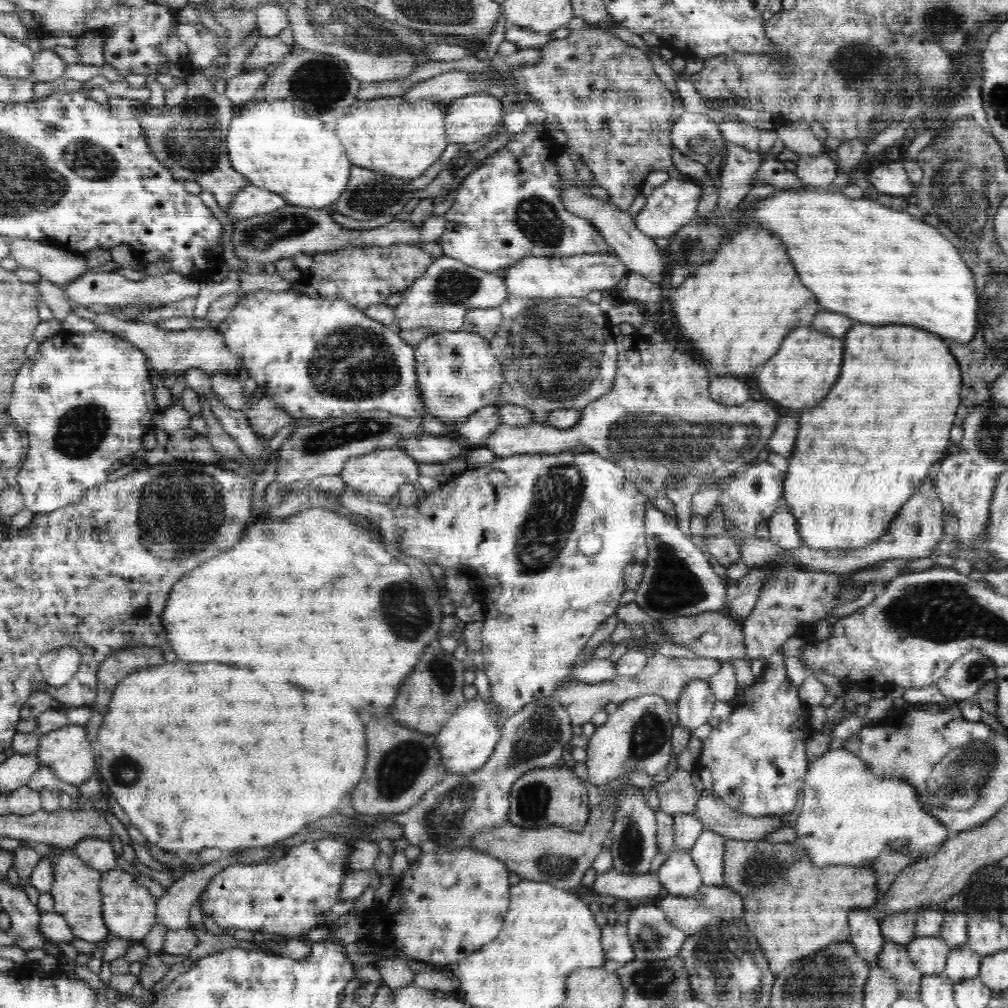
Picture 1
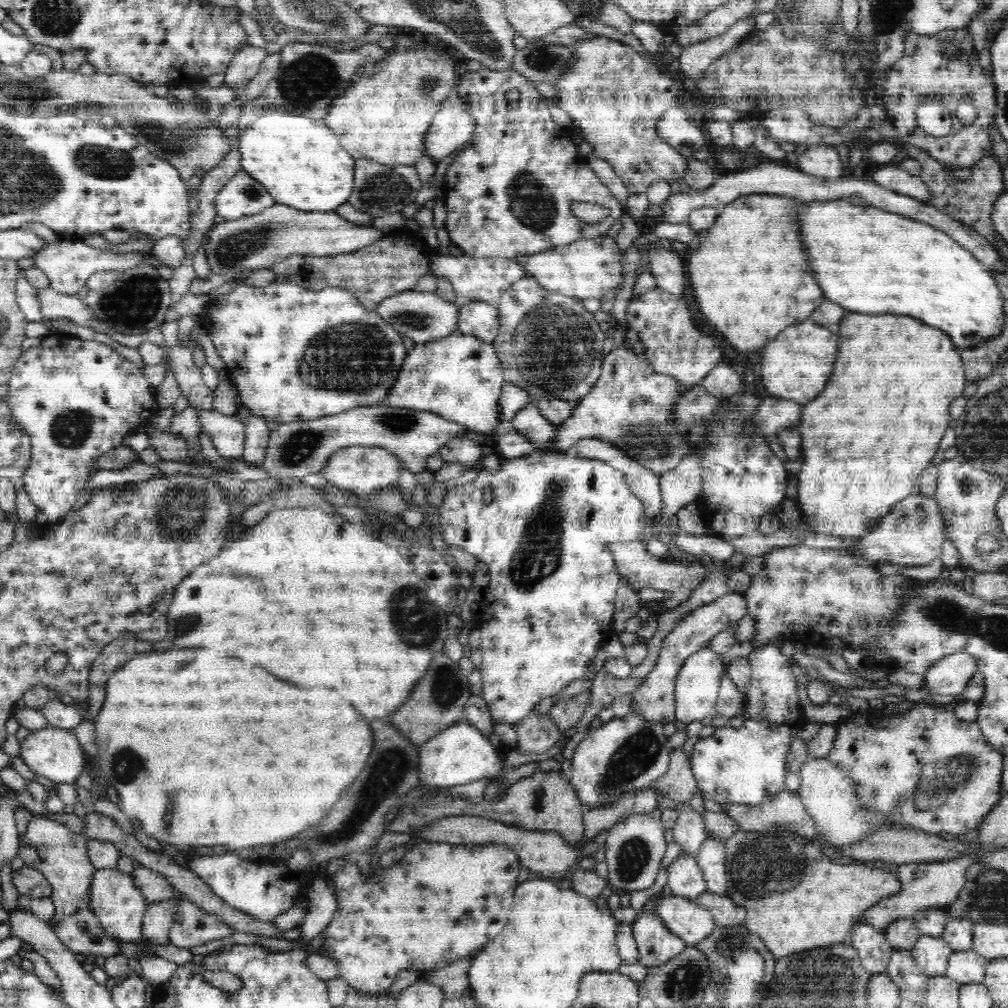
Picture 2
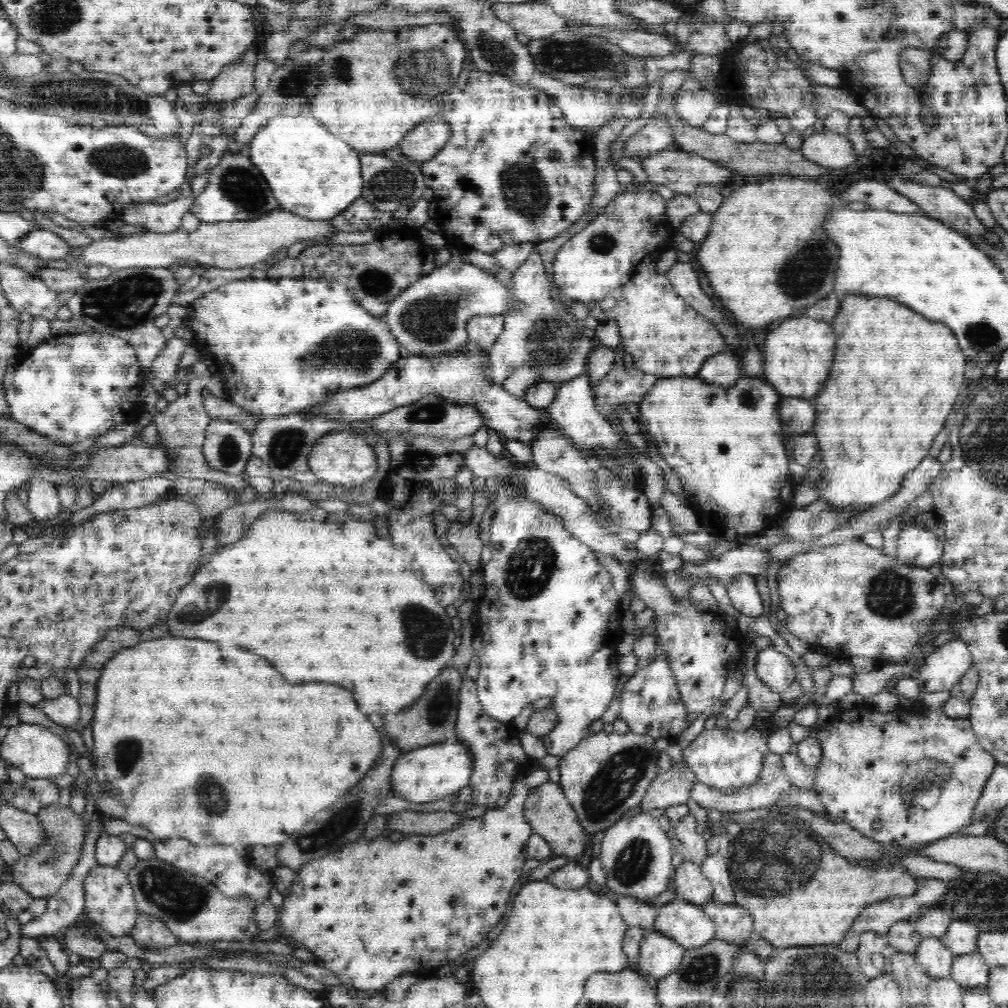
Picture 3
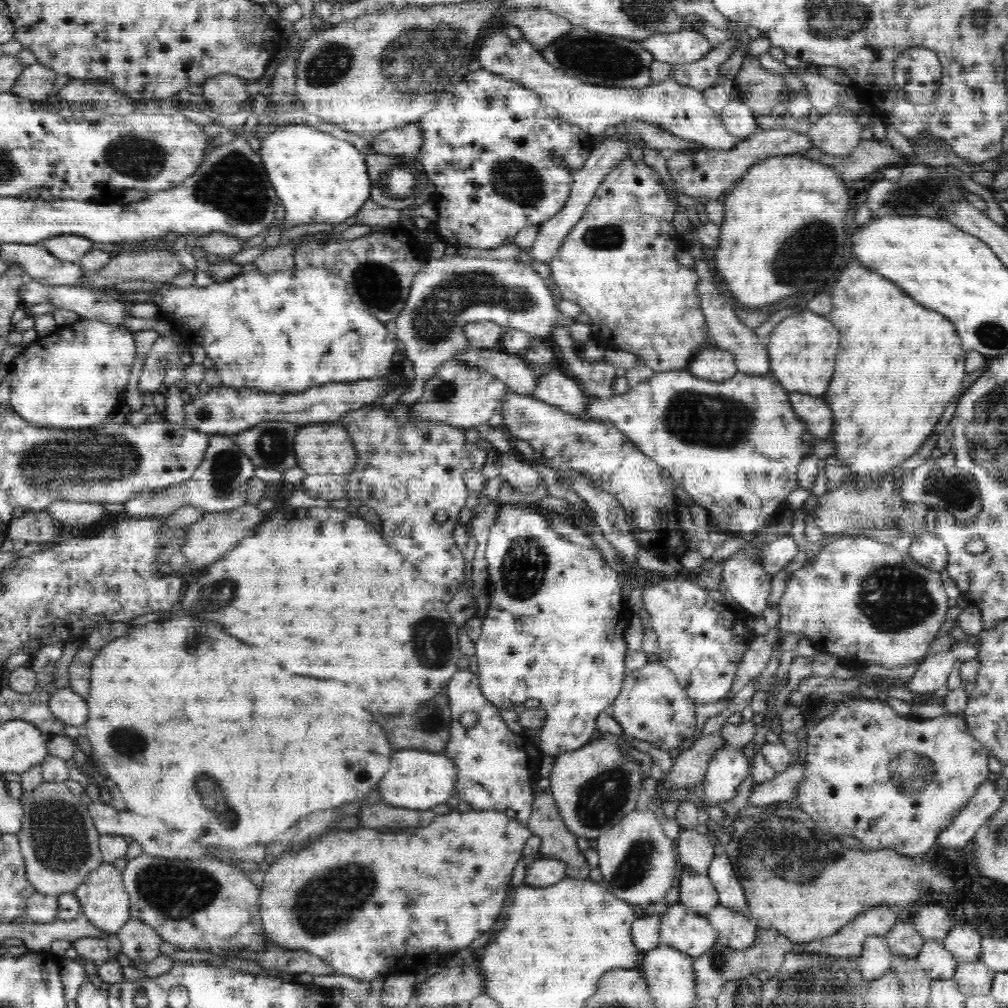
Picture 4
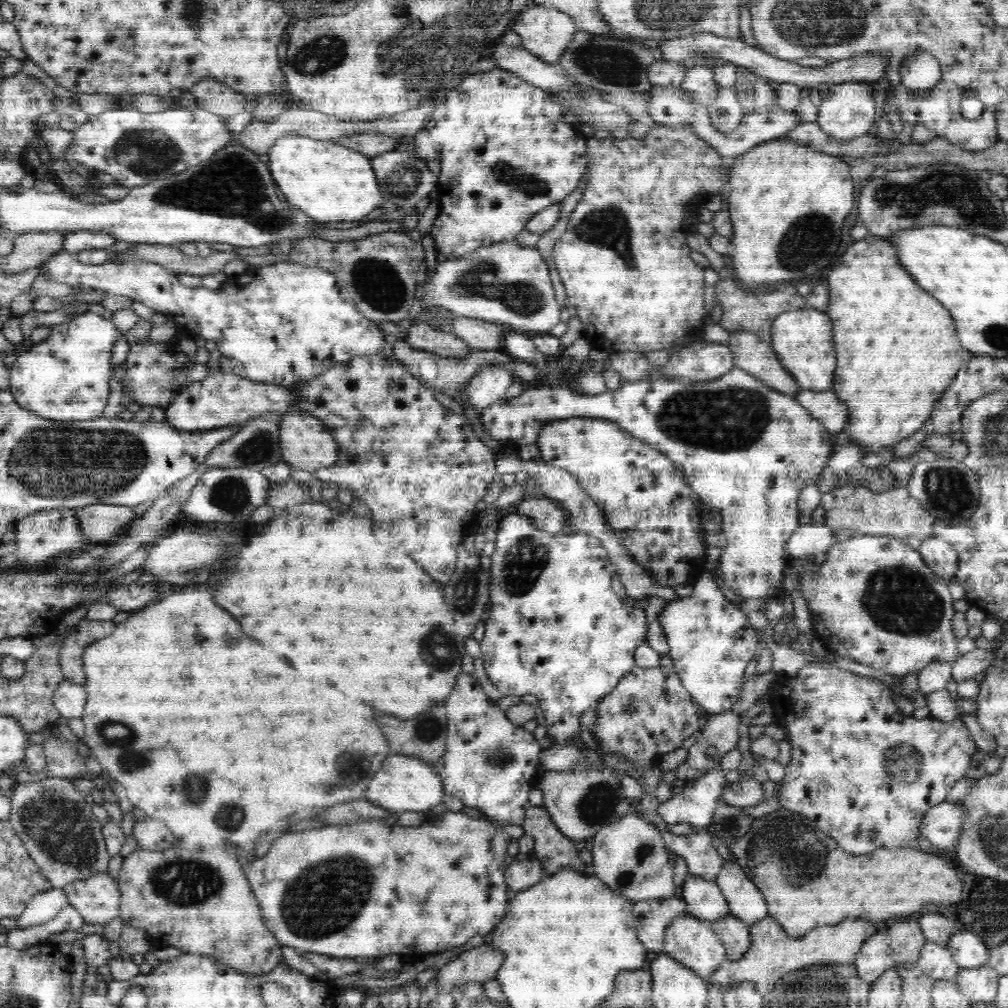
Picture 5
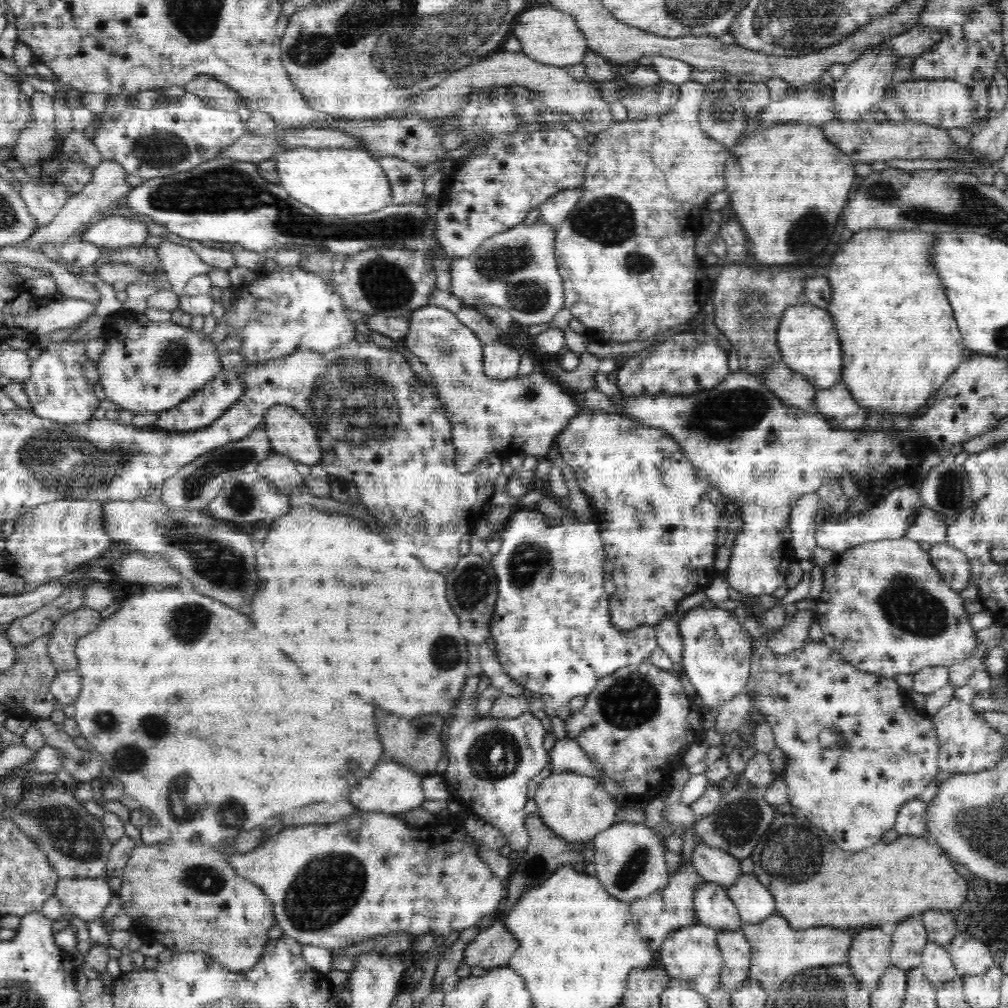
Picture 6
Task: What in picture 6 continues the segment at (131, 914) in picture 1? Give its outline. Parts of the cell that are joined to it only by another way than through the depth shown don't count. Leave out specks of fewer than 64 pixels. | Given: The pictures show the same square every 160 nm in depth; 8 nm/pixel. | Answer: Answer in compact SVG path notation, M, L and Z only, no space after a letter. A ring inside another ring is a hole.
M104 876L100 878L60 878L55 895L70 907L76 921L102 918L106 906L114 898L112 888Z

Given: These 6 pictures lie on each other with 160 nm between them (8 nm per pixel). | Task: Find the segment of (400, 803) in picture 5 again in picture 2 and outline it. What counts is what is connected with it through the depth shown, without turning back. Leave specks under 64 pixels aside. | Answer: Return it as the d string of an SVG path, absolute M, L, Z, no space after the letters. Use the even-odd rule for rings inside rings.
M462 722L451 724L446 730L438 732L436 736L420 746L420 760L418 762L418 777L421 786L444 788L458 786L481 778L498 775L503 768L504 761L500 760L497 751L487 736L476 729L472 723Z

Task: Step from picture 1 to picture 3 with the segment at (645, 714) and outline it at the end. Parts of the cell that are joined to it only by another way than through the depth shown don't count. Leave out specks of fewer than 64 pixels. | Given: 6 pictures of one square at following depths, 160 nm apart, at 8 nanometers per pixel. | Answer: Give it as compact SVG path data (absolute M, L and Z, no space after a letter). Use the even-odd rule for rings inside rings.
M600 731L584 738L578 746L572 748L568 754L562 757L559 764L559 785L562 787L566 799L570 801L570 805L574 807L580 825L589 834L605 831L615 822L624 818L627 810L640 804L648 787L652 784L652 780L661 772L658 765L661 751L656 748L656 741L652 736L632 731L624 734L618 734L616 731L610 733Z

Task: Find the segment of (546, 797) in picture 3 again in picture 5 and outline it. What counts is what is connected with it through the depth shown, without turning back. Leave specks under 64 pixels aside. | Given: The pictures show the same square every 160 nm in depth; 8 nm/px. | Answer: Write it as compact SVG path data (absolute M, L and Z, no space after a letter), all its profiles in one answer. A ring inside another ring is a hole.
M531 806L522 827L525 834L534 839L533 858L542 863L548 875L556 874L562 869L585 874L586 864L580 859L574 840L560 832L544 806Z

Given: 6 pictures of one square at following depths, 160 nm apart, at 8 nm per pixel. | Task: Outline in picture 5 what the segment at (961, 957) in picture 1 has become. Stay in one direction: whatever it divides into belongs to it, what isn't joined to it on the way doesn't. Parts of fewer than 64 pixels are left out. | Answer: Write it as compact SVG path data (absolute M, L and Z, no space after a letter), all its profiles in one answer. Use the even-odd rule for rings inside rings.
M984 965L972 969L961 968L954 982L972 1005L990 1004L996 1000L1000 978L990 966Z

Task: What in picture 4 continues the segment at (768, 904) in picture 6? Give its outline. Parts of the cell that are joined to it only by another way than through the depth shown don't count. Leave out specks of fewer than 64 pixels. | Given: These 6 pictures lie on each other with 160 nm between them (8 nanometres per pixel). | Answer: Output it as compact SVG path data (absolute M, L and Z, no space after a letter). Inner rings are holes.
M723 851L716 853L707 875L718 891L720 905L749 916L749 906L743 886L740 886L732 863Z

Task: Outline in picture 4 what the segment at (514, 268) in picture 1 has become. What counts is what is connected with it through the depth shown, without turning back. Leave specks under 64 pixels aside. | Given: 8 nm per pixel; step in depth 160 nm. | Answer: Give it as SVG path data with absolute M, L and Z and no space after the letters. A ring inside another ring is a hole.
M630 156L624 158L616 168L612 168L608 172L608 176L604 178L604 182L598 186L595 192L596 196L588 204L588 208L584 211L584 216L572 227L570 234L564 238L564 242L562 242L560 248L556 251L549 266L553 280L559 287L562 298L575 302L578 306L581 306L583 312L588 314L591 321L591 336L605 350L616 348L625 350L626 352L632 352L632 354L635 354L639 358L640 362L654 370L655 373L672 370L686 371L690 360L706 346L704 342L708 340L709 328L704 313L700 308L699 296L696 296L697 280L700 278L694 268L682 258L685 245L676 239L678 233L674 225L672 225L672 218L676 214L677 205L667 196L662 185L660 185L656 178L658 178L656 171L648 167L644 161L634 163Z

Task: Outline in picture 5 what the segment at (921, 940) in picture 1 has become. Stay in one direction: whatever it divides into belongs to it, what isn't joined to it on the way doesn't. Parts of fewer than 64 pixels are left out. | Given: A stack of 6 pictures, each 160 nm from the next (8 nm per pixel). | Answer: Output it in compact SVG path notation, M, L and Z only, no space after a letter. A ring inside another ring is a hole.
M926 942L922 948L920 958L916 963L920 971L932 981L954 981L961 970L952 957L952 952L944 945Z

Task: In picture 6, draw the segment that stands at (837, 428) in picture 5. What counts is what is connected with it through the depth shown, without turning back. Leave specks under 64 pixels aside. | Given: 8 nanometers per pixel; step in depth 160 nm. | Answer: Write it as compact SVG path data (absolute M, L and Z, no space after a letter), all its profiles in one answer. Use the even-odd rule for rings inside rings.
M841 381L830 388L816 388L813 411L826 419L836 418L839 428L850 430L859 429L870 413L857 405L850 391Z

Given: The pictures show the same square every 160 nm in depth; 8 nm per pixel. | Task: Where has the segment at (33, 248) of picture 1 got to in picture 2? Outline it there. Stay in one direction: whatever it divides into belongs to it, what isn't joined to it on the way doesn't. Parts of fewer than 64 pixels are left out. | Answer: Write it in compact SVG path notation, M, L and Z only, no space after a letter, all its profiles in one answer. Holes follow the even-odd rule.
M59 239L56 243L44 245L29 257L34 262L34 267L39 268L46 274L49 286L60 294L82 294L85 291L86 282L91 274L100 271L123 271L143 264L144 258L156 259L154 252L150 250L147 254L115 254L113 250L101 250L90 247L82 240L70 241Z

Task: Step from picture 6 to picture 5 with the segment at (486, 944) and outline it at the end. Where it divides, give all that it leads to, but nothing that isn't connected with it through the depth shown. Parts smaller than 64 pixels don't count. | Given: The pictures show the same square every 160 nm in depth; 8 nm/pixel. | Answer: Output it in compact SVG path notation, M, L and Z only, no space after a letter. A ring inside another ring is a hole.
M483 944L478 948L463 952L443 966L436 976L437 994L452 994L454 990L463 992L464 984L484 983L495 979L504 964L504 953Z

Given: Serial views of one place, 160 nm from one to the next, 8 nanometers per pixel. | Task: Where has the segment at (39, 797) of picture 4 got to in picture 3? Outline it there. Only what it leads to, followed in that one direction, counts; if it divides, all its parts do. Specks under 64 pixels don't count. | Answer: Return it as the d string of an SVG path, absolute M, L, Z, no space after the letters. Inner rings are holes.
M59 801L41 807L36 815L46 831L47 838L30 856L20 855L20 858L9 866L9 872L11 872L11 882L17 884L30 896L35 899L49 899L66 882L79 861L85 843L84 823L81 814L74 813L70 807L62 808Z

